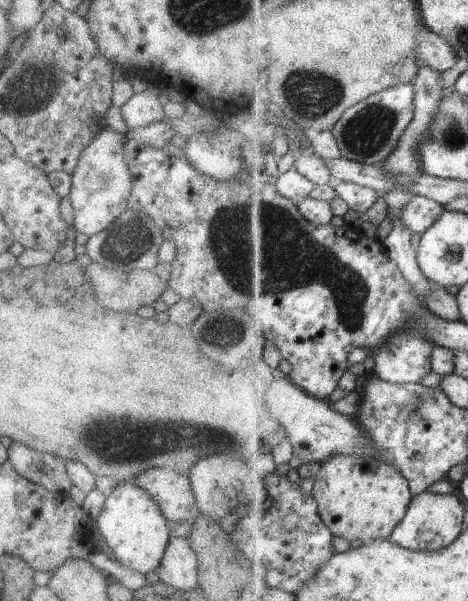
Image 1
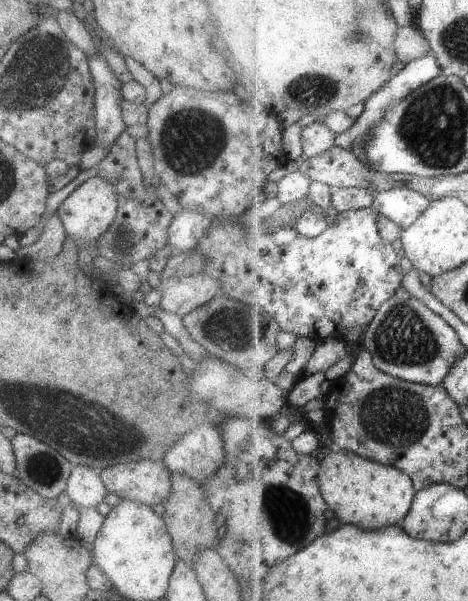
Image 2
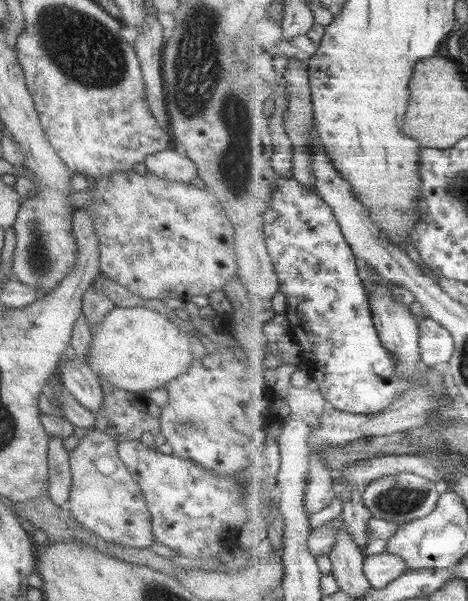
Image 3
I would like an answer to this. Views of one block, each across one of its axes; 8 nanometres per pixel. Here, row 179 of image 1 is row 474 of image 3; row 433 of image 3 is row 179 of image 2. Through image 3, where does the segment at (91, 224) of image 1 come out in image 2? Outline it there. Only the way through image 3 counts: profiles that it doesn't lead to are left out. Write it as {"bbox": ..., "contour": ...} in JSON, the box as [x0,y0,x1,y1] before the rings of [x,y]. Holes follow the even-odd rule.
{"bbox":[56,175,118,241],"contour":[[[95,175],[83,180],[67,197],[58,205],[56,211],[65,234],[73,239],[97,241],[100,236],[109,228],[116,216],[118,205],[117,194],[113,186]]]}

